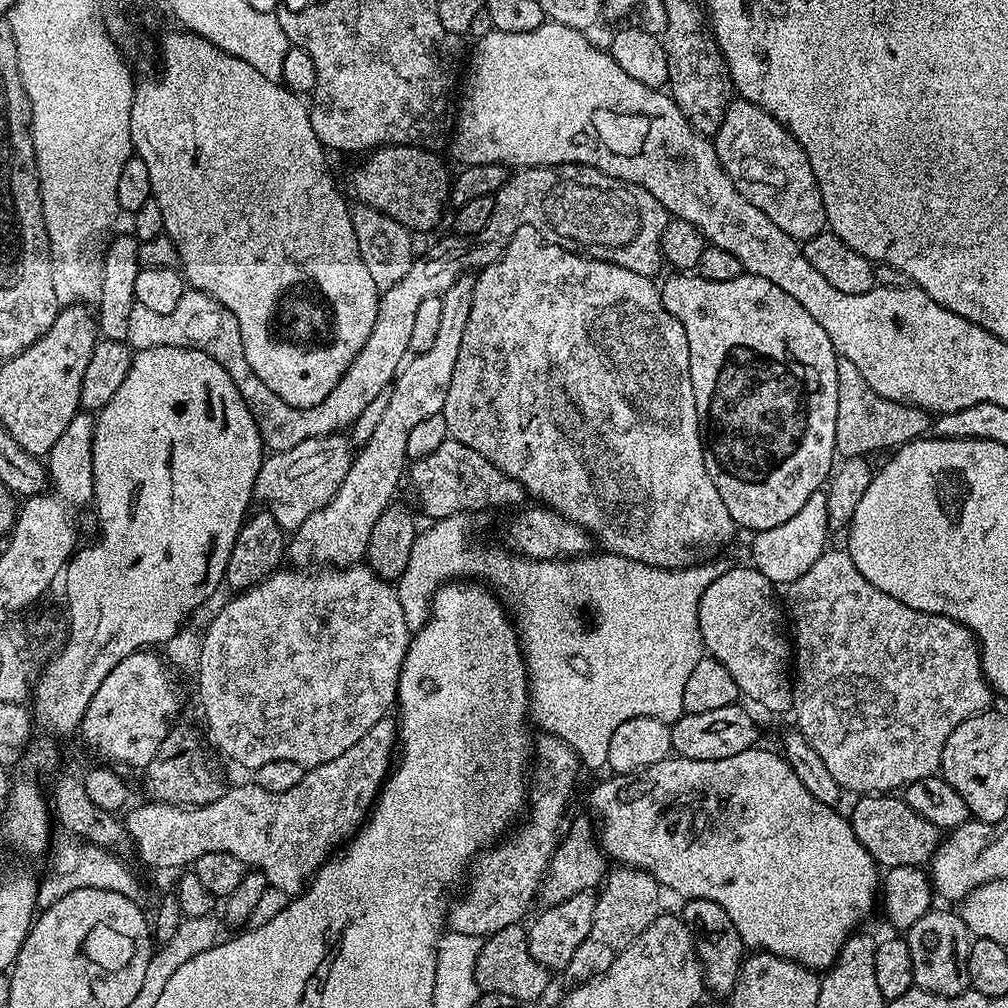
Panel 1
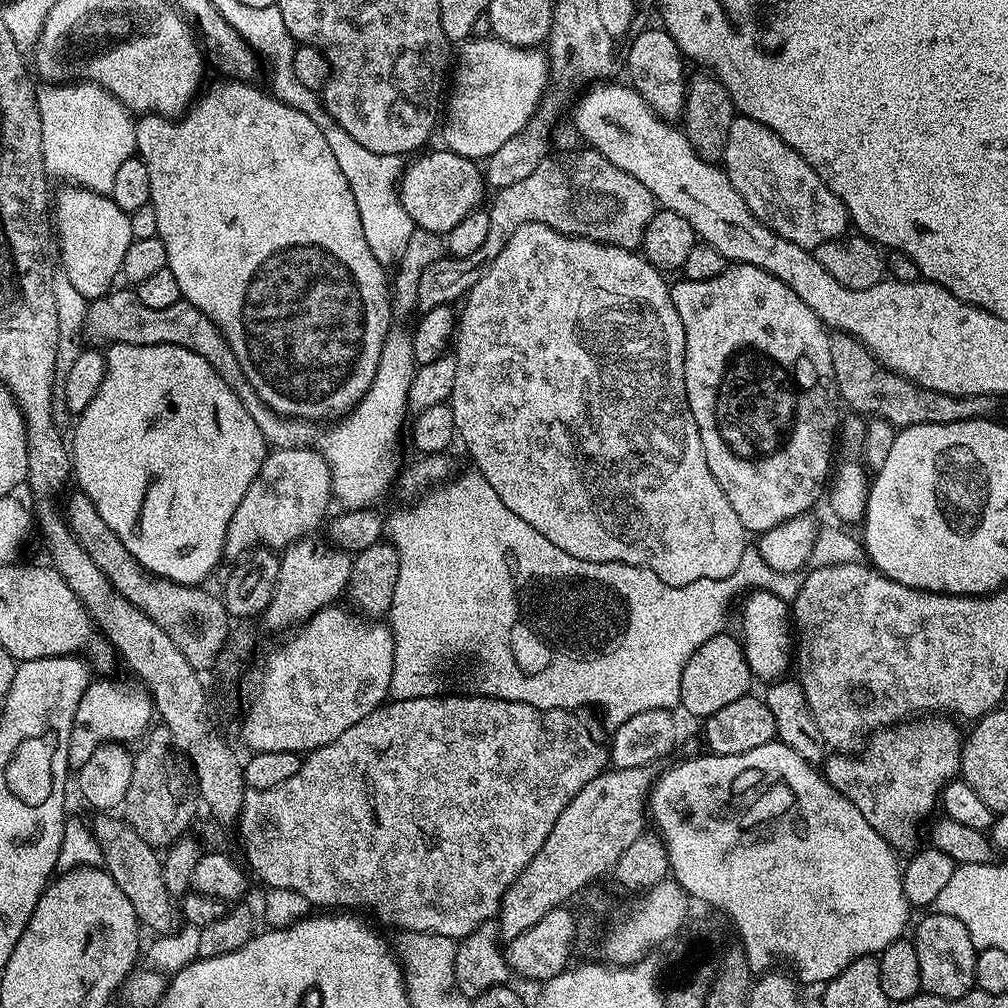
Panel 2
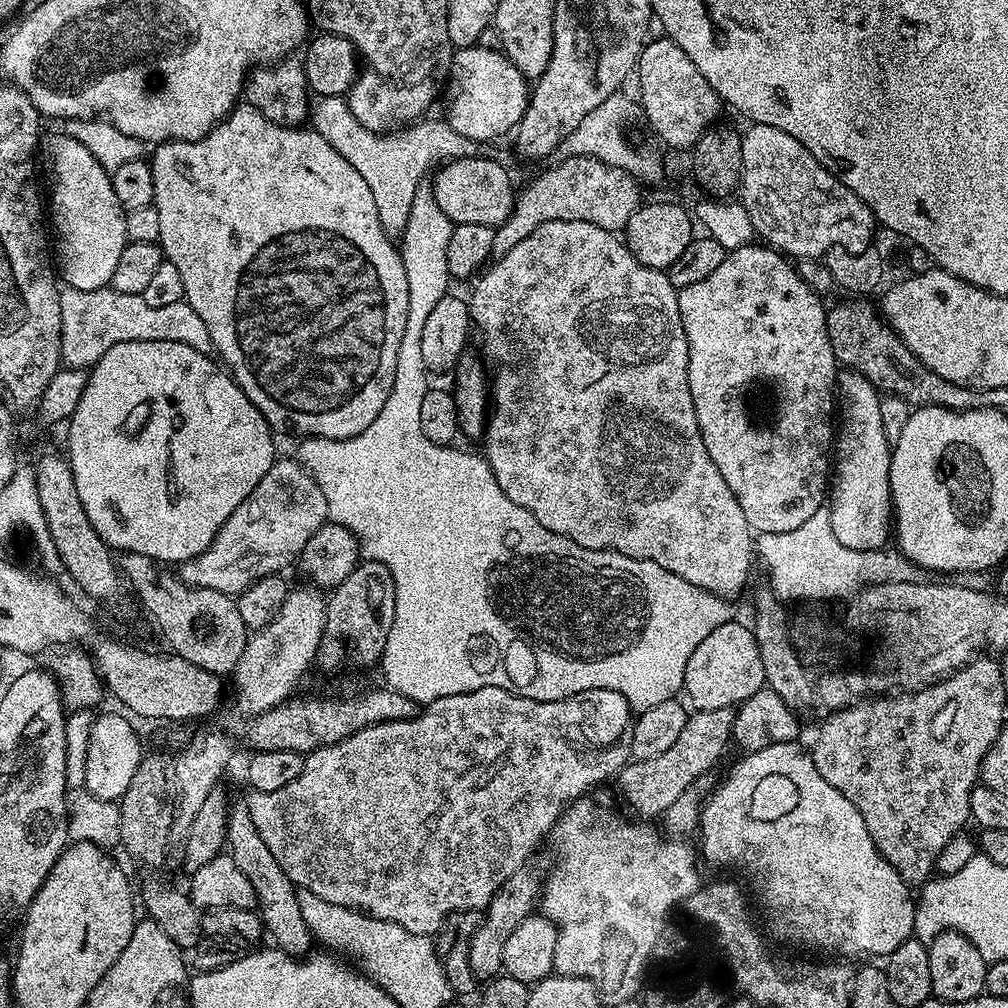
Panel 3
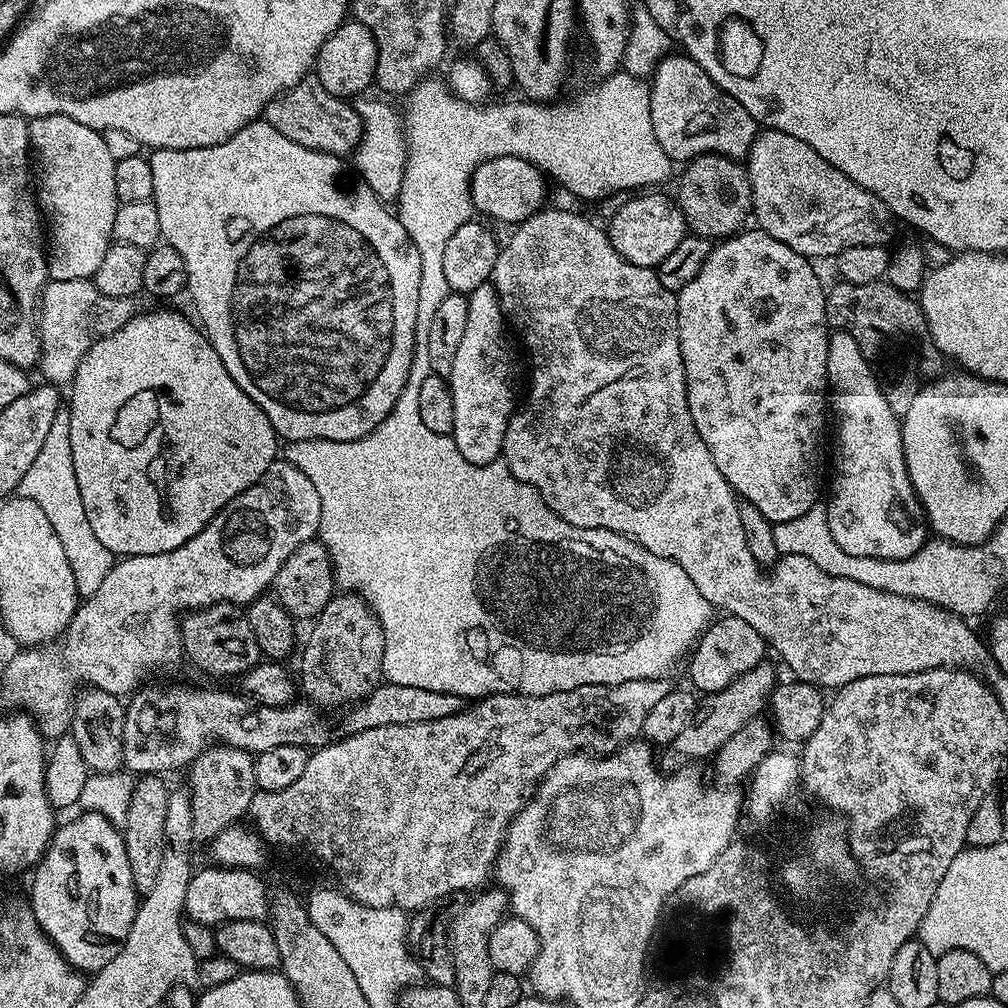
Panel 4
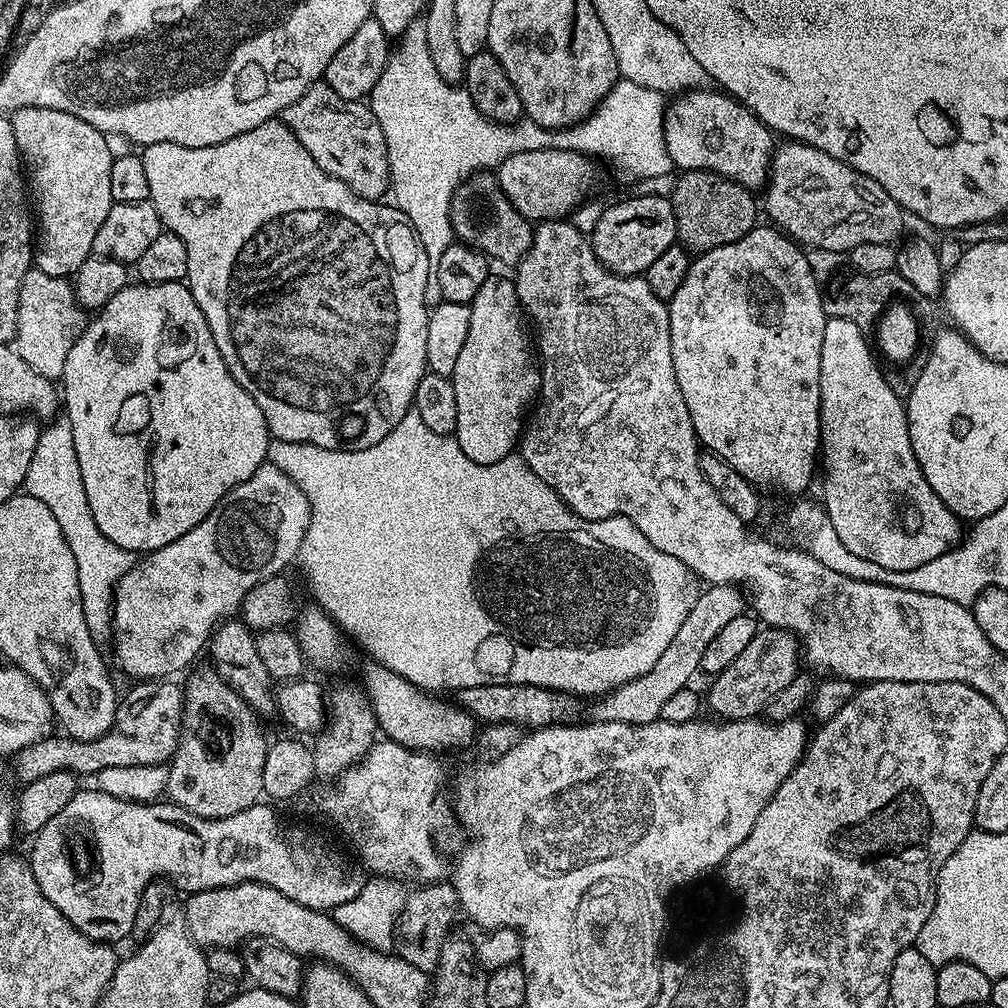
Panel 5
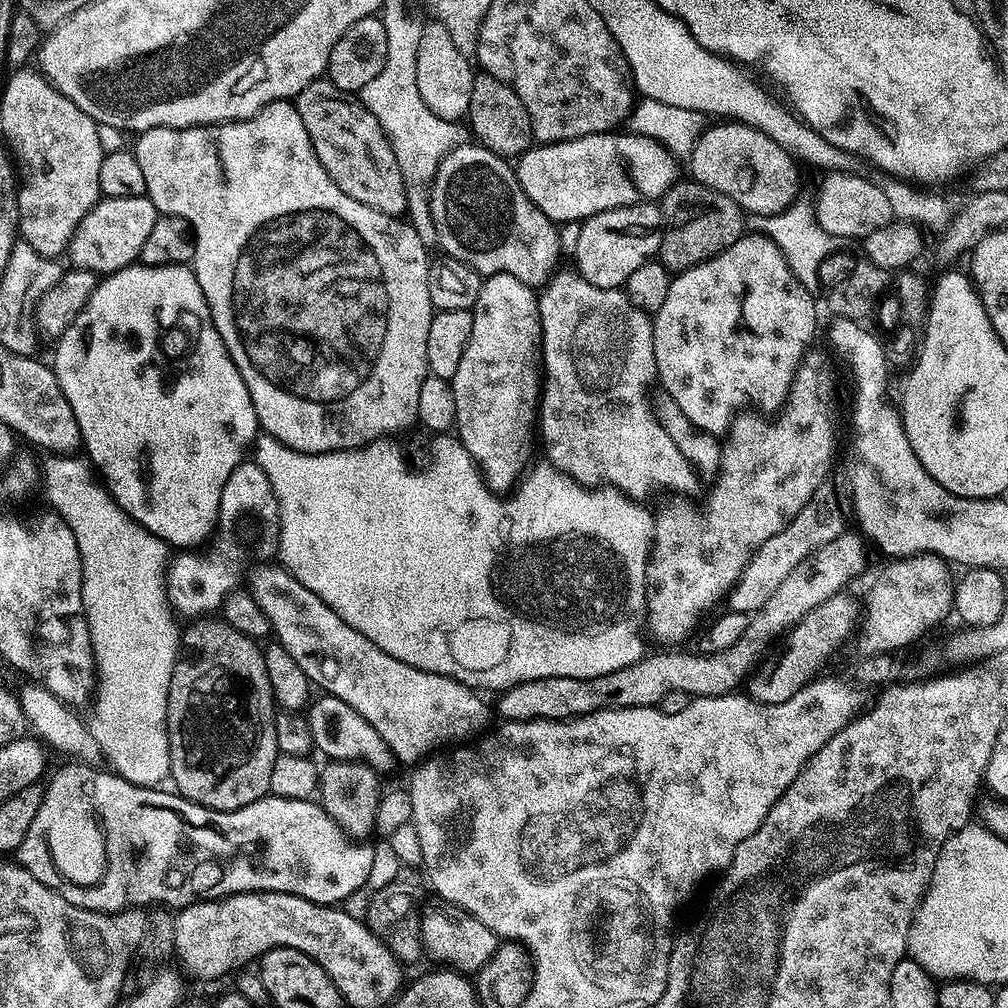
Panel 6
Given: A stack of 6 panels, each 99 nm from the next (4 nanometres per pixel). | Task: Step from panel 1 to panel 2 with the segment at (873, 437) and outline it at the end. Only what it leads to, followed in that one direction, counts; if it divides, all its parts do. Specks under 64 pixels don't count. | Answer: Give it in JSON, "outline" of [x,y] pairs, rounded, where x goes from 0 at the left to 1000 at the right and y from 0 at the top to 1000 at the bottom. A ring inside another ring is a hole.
{"outline":[[[826,328],[823,332],[823,359],[827,359],[827,376],[832,396],[845,404],[846,410],[857,415],[875,414],[889,426],[902,425],[912,421],[941,421],[951,417],[976,415],[986,401],[982,393],[943,393],[927,387],[919,387],[884,369],[866,353],[865,348],[842,329]]]}

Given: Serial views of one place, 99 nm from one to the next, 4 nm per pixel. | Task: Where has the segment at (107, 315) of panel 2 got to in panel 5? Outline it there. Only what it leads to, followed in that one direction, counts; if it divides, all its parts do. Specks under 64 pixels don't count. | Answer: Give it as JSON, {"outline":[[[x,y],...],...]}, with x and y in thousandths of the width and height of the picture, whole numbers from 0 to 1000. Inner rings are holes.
{"outline":[[[31,265],[22,276],[18,292],[18,319],[16,320],[16,349],[42,375],[56,379],[63,372],[65,351],[77,339],[85,320],[84,307],[75,299],[75,287],[64,275],[42,272],[38,265]]]}

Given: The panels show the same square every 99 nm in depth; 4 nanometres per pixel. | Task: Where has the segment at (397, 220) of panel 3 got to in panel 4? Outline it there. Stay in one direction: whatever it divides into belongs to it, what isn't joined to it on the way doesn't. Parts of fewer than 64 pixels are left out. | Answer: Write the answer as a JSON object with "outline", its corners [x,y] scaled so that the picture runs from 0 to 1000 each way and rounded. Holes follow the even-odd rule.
{"outline":[[[357,97],[352,100],[351,106],[357,115],[358,121],[361,122],[361,132],[357,135],[357,142],[352,148],[353,167],[357,178],[364,181],[367,188],[371,188],[371,192],[376,198],[382,200],[392,199],[399,188],[399,173],[403,165],[403,157],[405,156],[405,144],[401,142],[401,125],[399,115],[396,110],[393,111],[381,99],[361,99],[365,97]]]}

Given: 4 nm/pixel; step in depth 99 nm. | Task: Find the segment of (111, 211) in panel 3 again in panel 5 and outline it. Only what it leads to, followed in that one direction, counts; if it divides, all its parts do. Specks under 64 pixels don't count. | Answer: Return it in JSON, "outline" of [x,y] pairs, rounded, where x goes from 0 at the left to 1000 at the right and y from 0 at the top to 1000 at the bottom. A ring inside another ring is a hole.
{"outline":[[[20,107],[11,112],[10,118],[38,211],[35,265],[40,266],[42,272],[74,275],[77,264],[92,253],[93,236],[113,201],[109,192],[112,157],[103,132],[73,113],[49,107]]]}

